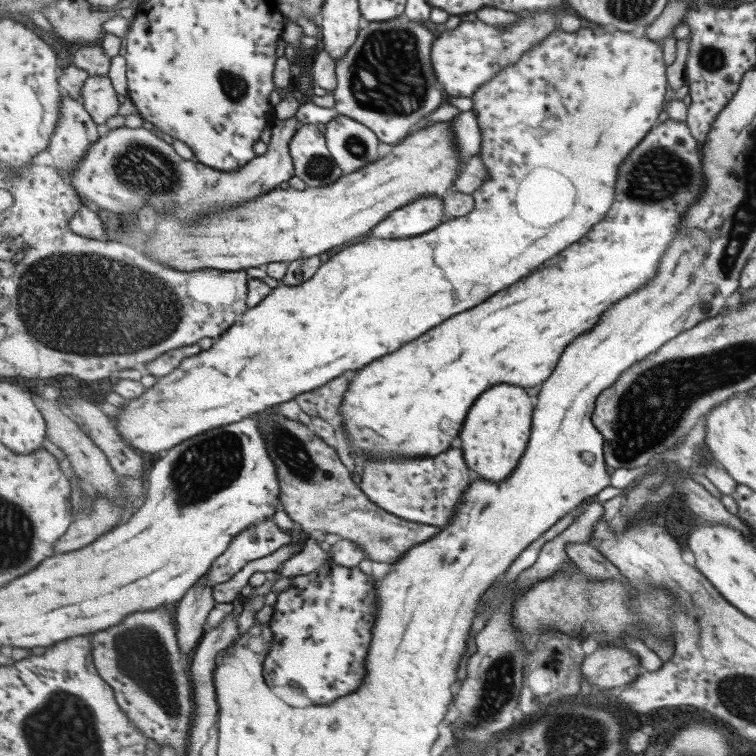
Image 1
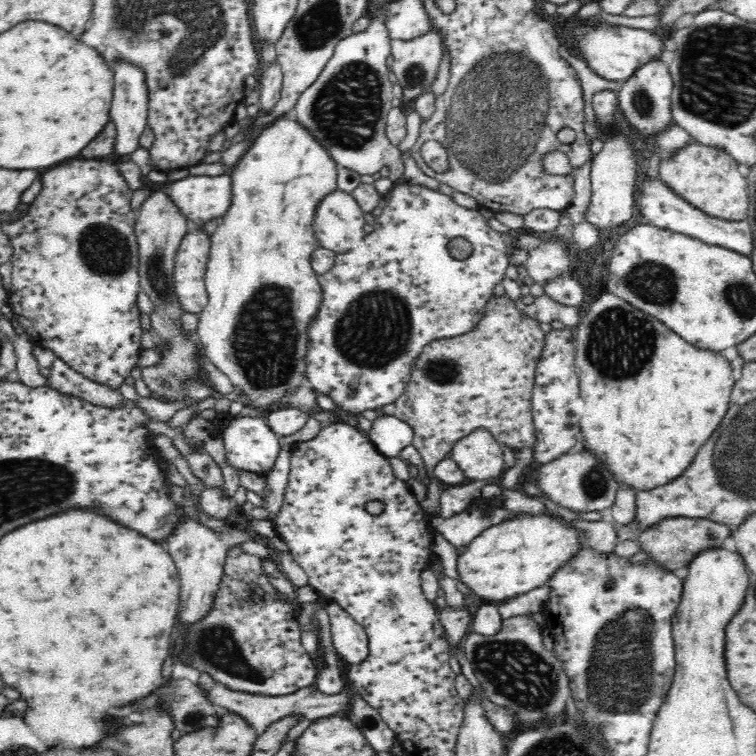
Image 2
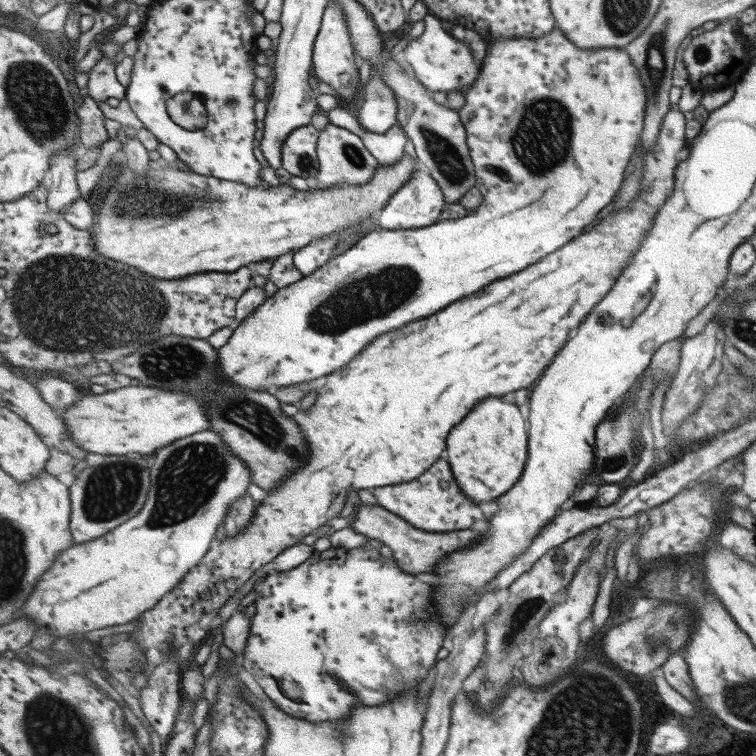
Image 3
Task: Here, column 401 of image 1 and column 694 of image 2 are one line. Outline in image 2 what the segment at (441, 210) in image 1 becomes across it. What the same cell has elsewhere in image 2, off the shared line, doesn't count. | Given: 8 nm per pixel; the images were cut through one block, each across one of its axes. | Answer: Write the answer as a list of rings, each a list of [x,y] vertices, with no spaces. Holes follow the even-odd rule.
[[[646,169],[642,170],[641,181],[638,190],[639,197],[635,197],[635,204],[640,209],[641,215],[650,222],[651,225],[658,228],[666,228],[672,232],[680,232],[680,234],[688,234],[696,240],[700,240],[712,246],[721,246],[725,249],[732,250],[734,253],[740,253],[745,257],[752,258],[755,252],[755,238],[752,234],[751,226],[746,220],[744,221],[725,221],[708,214],[700,212],[696,207],[689,205],[686,201],[681,200],[672,193],[660,180],[646,180]]]

